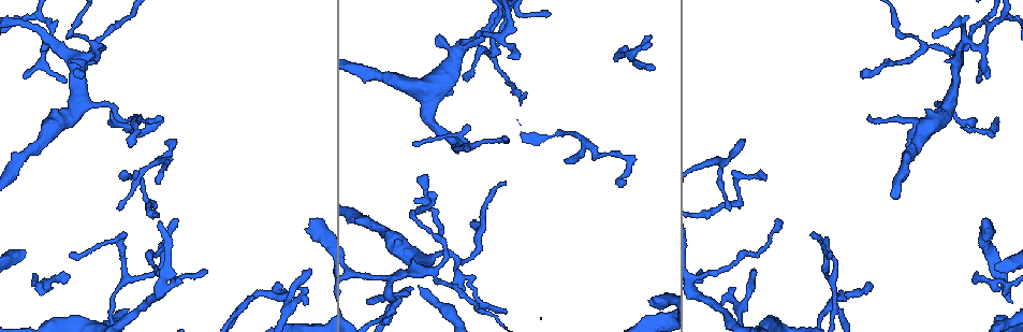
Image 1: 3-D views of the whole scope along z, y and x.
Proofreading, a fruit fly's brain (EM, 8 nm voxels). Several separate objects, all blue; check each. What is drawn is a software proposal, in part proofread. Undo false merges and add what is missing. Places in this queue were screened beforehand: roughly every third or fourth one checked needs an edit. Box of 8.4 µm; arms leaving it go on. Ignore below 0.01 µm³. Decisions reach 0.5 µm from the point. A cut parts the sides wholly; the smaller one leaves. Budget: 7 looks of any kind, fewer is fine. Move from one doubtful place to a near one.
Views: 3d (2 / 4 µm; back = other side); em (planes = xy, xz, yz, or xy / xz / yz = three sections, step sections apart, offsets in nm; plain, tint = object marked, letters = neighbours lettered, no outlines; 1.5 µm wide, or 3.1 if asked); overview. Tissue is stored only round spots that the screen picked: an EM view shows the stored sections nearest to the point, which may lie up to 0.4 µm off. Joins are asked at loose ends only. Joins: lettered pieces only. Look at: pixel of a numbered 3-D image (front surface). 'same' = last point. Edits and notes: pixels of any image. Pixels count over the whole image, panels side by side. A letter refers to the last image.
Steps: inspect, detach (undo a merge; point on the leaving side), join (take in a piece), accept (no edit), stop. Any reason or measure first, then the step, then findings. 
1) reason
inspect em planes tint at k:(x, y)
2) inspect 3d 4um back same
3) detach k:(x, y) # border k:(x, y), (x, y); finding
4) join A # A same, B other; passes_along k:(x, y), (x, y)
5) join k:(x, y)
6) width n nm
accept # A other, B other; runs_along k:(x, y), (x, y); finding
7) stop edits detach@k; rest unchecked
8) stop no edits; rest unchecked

inspect em planes letters at 1:(50, 41)

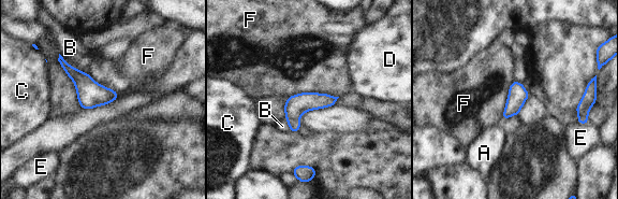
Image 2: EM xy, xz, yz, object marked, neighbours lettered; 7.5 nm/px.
accept # A other, B other, C other, D other, E other, F other; border 2:(338, 96), (299, 93), (289, 97); continuous, no second neuron

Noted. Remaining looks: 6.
free end
inspect em planes plain at 1:(867, 117)

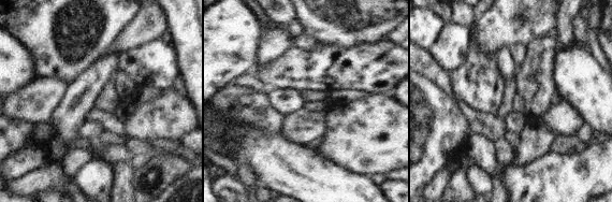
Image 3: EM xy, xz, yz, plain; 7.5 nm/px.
what lies round it
inspect em planes letters same

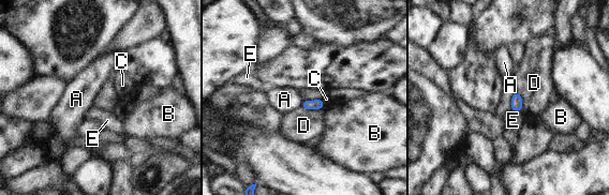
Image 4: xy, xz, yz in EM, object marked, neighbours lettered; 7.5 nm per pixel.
longest_contact D 170 nm
accept # A other, B other, C other, D other, E other; no lettered piece goes on from it

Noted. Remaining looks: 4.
free end
inspect em xz step 4 plain at 1:(275, 285)

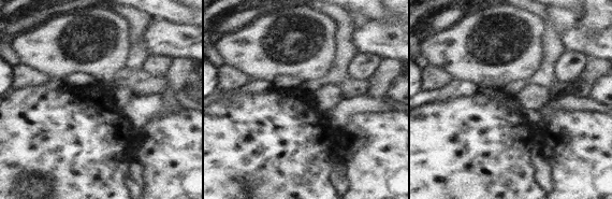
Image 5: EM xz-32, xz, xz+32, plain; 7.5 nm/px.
inspect em xz step 4 letters same

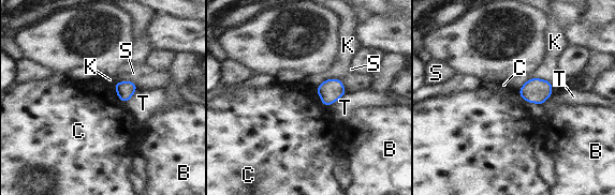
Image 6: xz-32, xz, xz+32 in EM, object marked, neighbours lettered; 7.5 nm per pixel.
accept # B other, C other, K other, S other, T other; border 6:(115, 83), (115, 92), (125, 103); no lettered piece goes on from it

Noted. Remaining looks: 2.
stop no edits; rest unchecked

